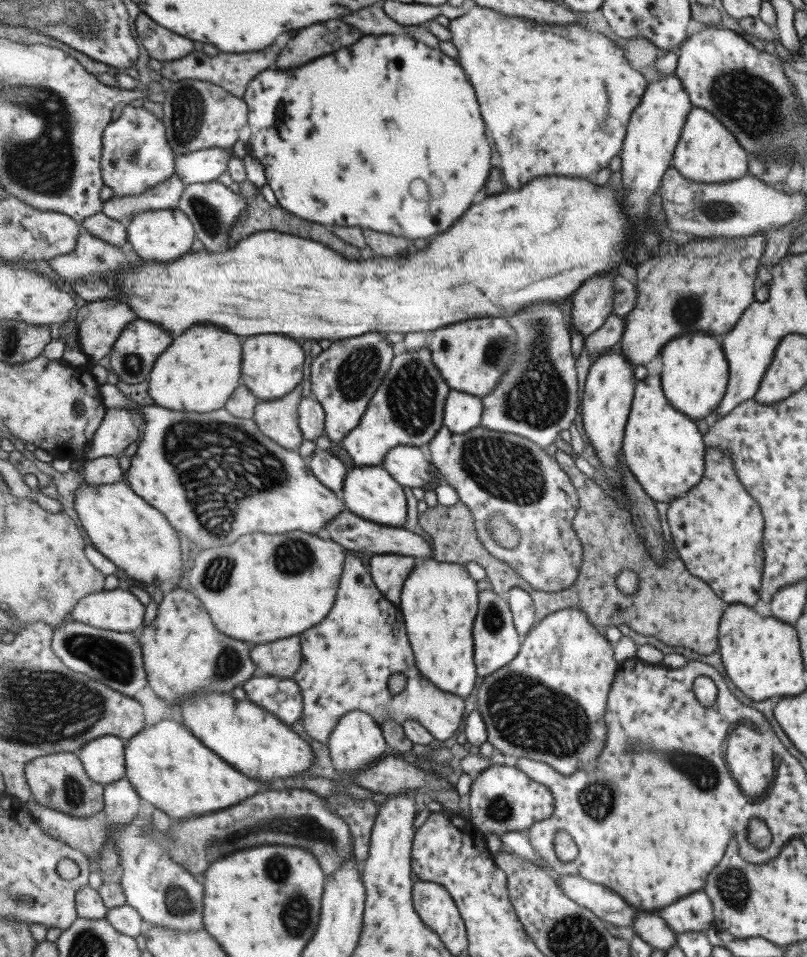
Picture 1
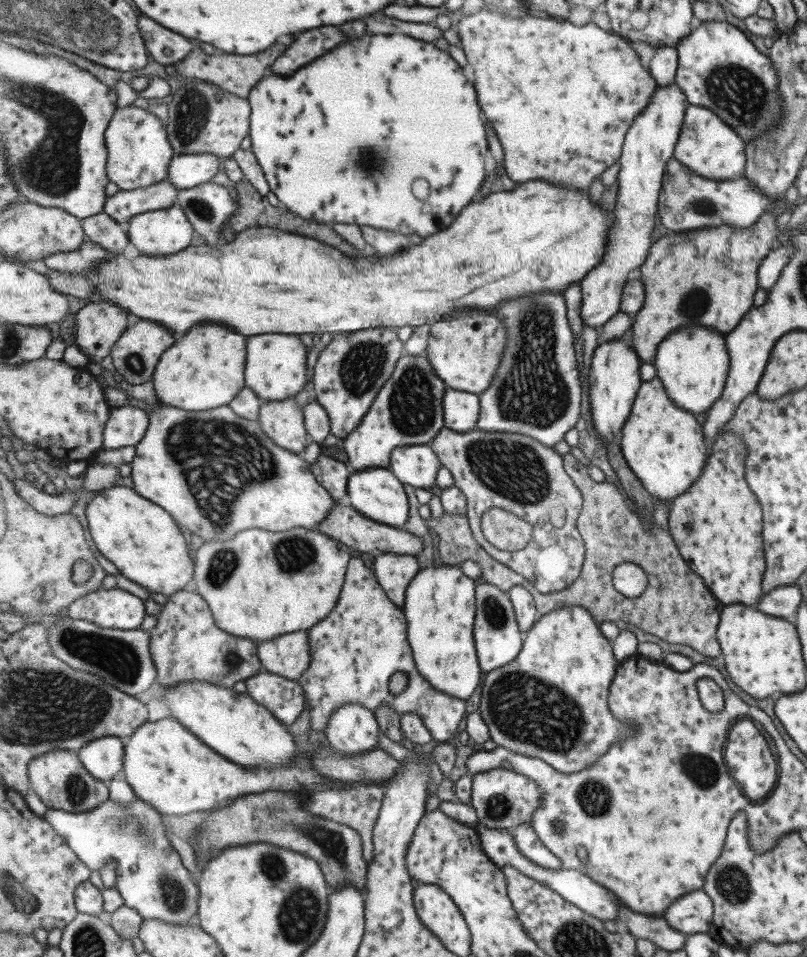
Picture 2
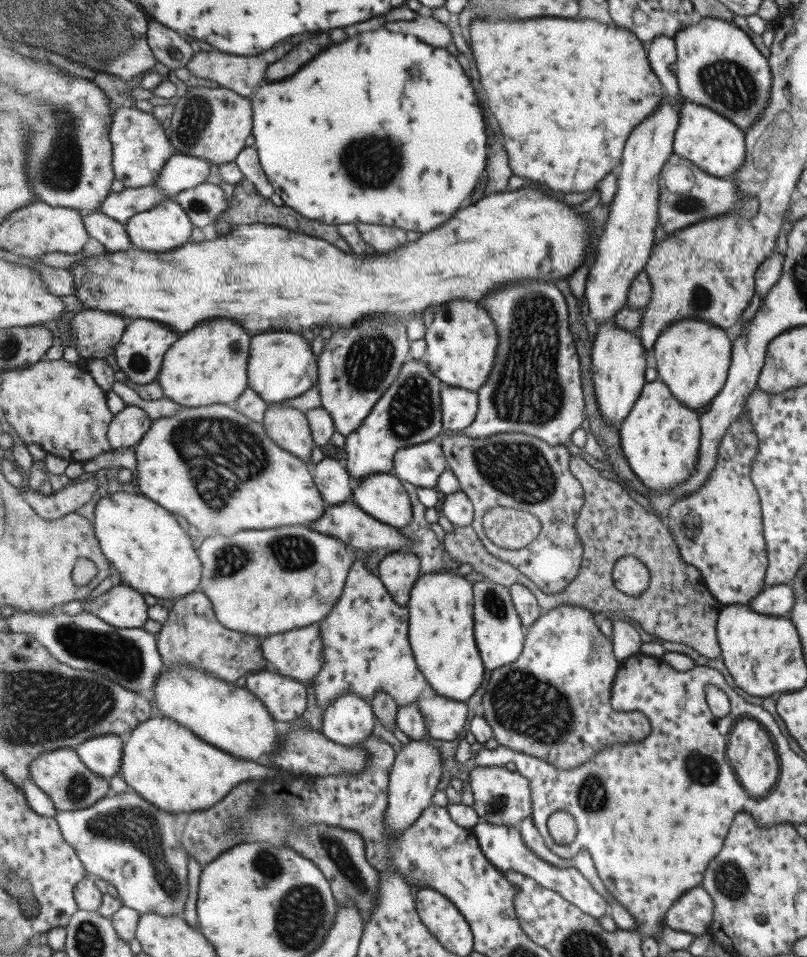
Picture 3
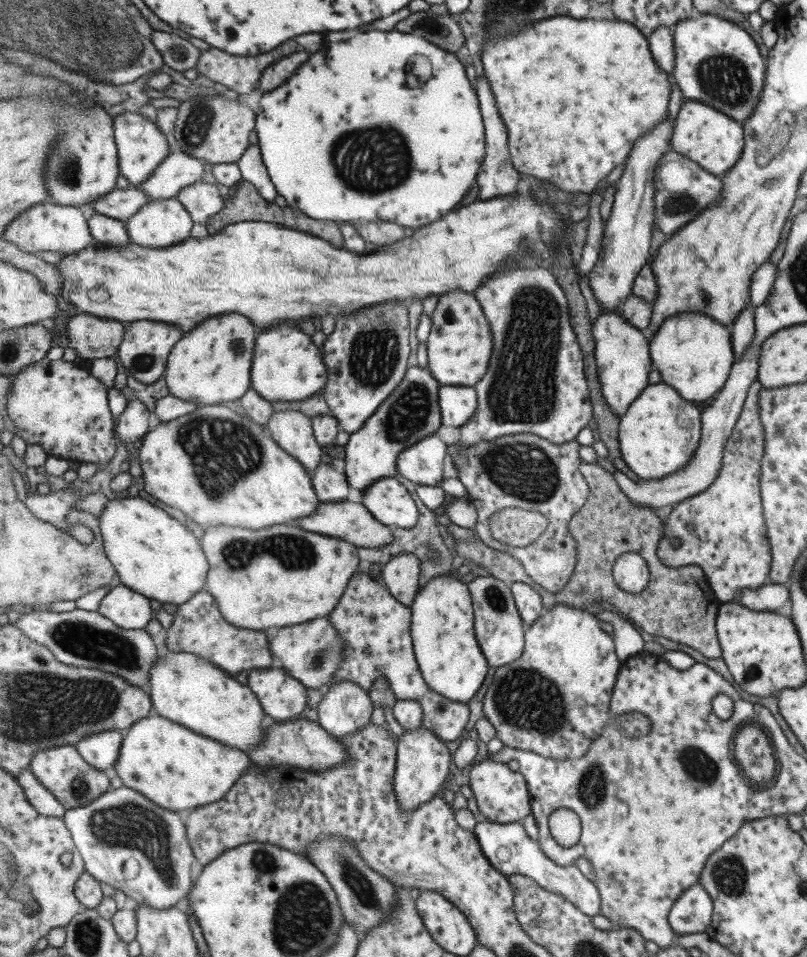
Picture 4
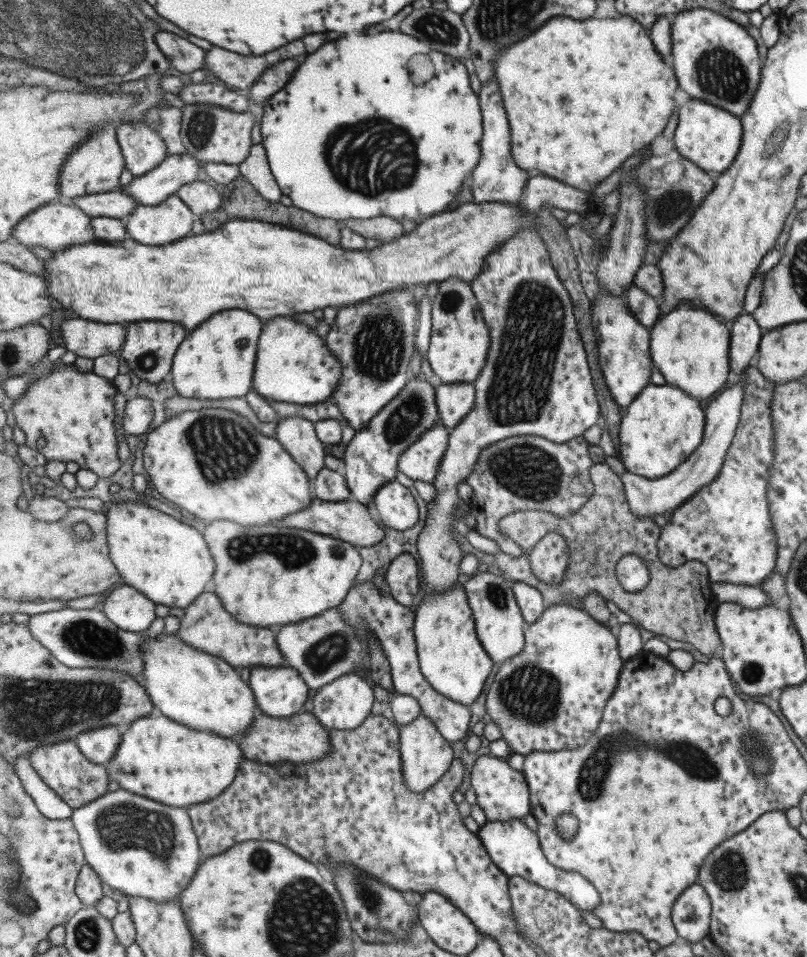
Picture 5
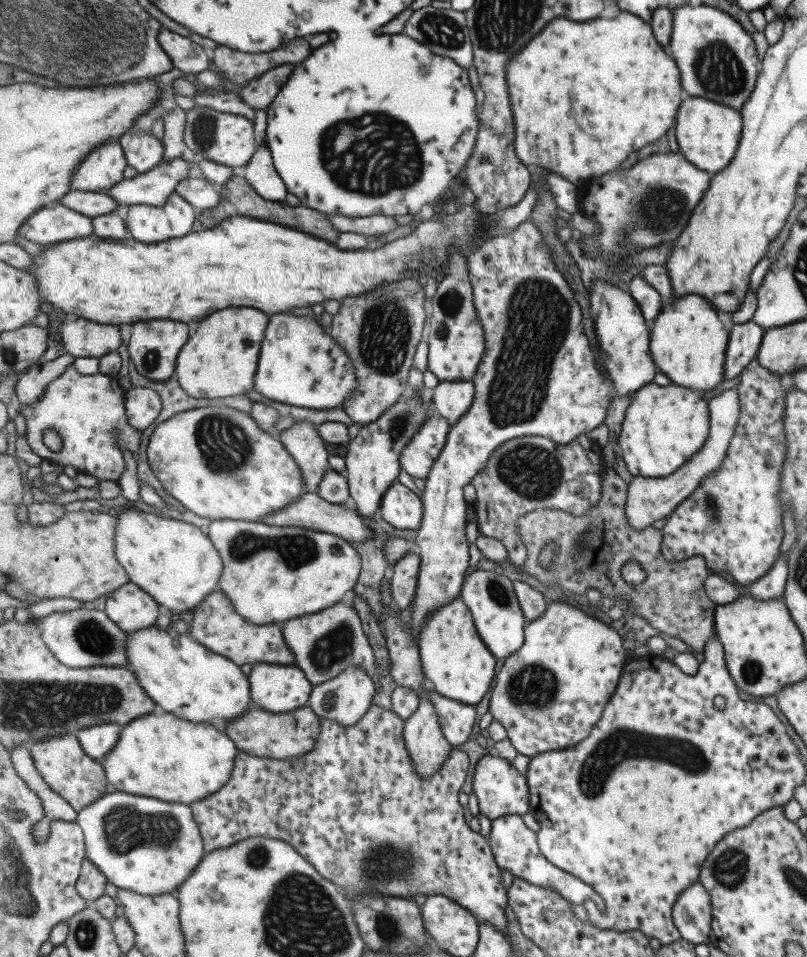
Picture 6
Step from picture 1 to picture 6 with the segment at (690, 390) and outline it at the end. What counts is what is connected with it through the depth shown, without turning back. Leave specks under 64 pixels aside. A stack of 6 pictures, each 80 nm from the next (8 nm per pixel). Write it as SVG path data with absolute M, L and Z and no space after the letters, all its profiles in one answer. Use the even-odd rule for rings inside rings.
M697 294L673 299L651 328L650 349L654 362L675 385L701 392L713 390L725 378L730 330L725 328L709 299Z

